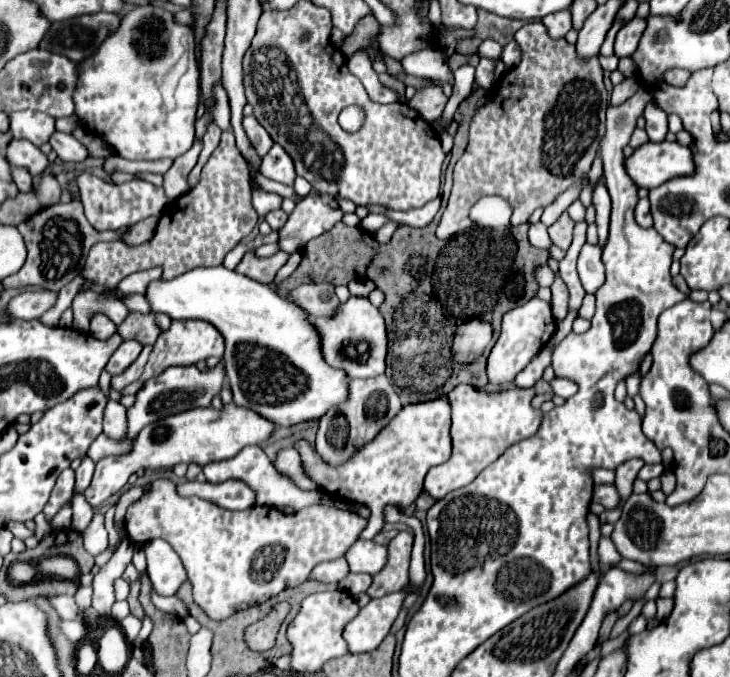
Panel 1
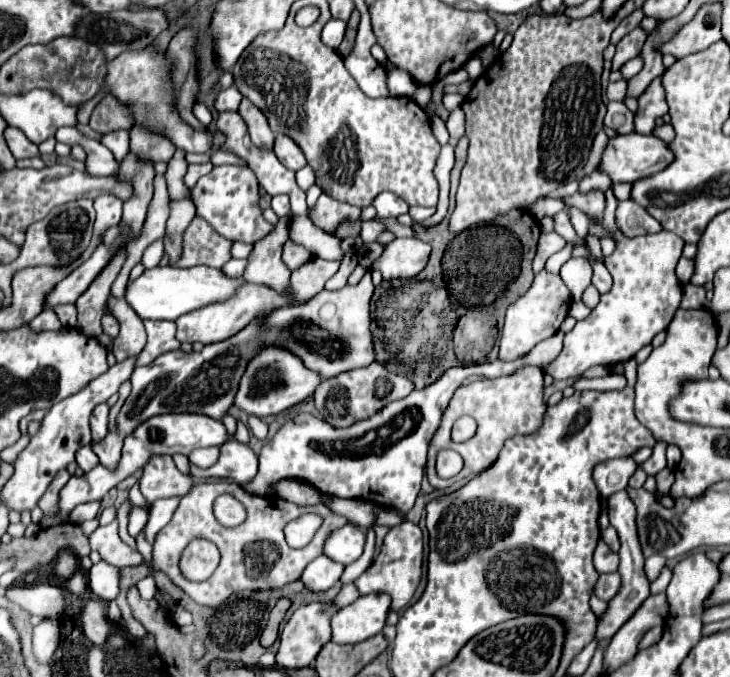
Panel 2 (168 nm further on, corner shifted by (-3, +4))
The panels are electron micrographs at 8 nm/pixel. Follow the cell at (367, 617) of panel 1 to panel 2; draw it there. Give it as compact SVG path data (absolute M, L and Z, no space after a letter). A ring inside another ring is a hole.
M371 593L359 597L353 605L343 607L331 619L333 643L355 645L383 631L391 609L391 597L385 593Z

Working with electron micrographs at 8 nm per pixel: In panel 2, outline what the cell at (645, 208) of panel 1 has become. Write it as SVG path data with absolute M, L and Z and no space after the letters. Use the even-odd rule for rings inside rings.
M627 199L627 201L619 203L617 221L619 221L619 229L623 229L623 233L627 237L657 233L657 231L663 229L659 225L659 221L655 217L651 217L649 211L645 207L641 207L639 203L635 203L633 199Z

